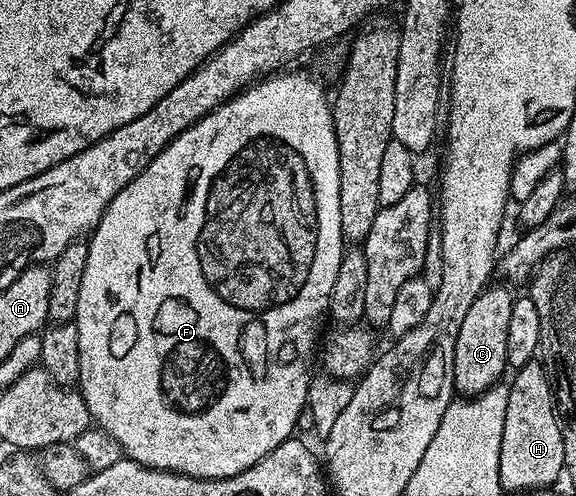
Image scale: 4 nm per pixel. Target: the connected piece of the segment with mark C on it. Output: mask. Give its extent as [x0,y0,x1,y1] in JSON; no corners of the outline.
[453,286,513,397]

